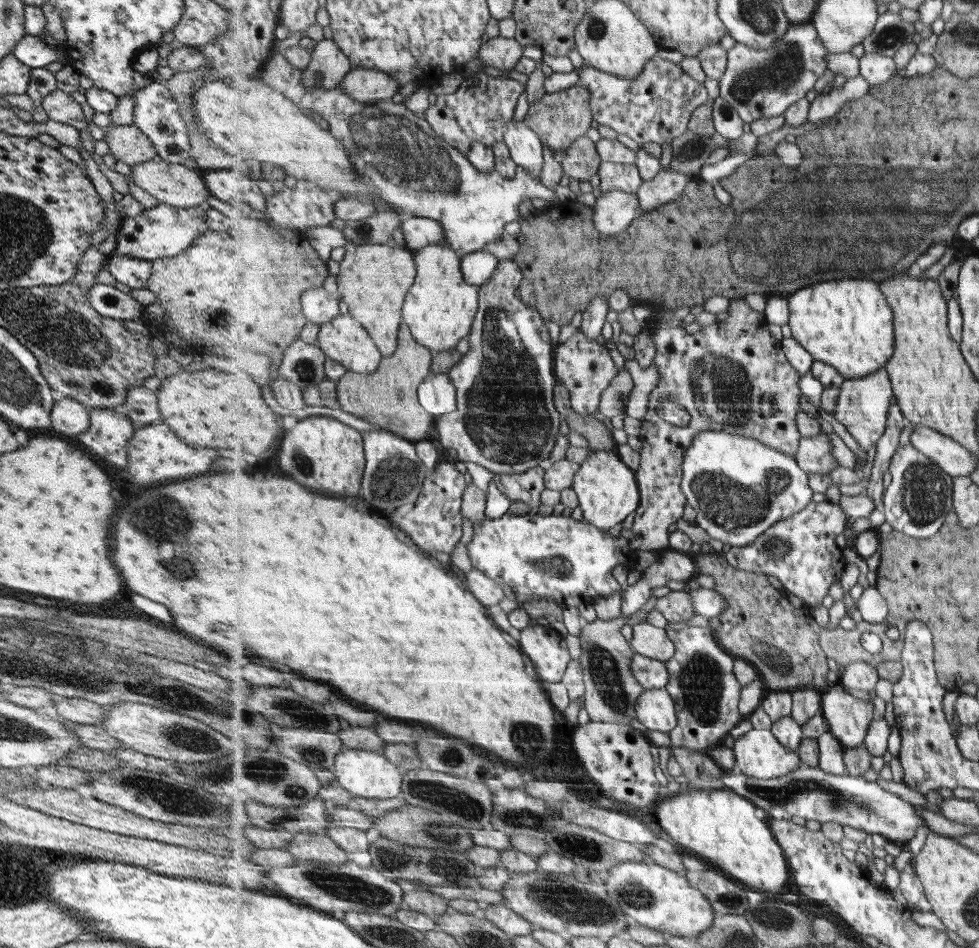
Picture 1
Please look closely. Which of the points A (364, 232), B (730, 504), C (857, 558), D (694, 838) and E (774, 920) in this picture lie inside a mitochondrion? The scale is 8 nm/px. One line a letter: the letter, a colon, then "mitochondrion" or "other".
A: mitochondrion
B: mitochondrion
C: other
D: other
E: mitochondrion

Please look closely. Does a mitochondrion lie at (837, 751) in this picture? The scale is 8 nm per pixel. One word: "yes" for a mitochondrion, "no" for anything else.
no

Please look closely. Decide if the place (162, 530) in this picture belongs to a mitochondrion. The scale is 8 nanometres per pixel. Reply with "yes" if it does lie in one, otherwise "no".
yes

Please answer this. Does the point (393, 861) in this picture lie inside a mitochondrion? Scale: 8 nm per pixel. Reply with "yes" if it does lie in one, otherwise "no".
yes

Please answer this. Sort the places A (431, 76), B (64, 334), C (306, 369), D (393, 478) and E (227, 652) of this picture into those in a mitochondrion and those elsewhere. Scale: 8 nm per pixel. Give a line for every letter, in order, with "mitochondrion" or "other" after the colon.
A: other
B: mitochondrion
C: mitochondrion
D: mitochondrion
E: other

